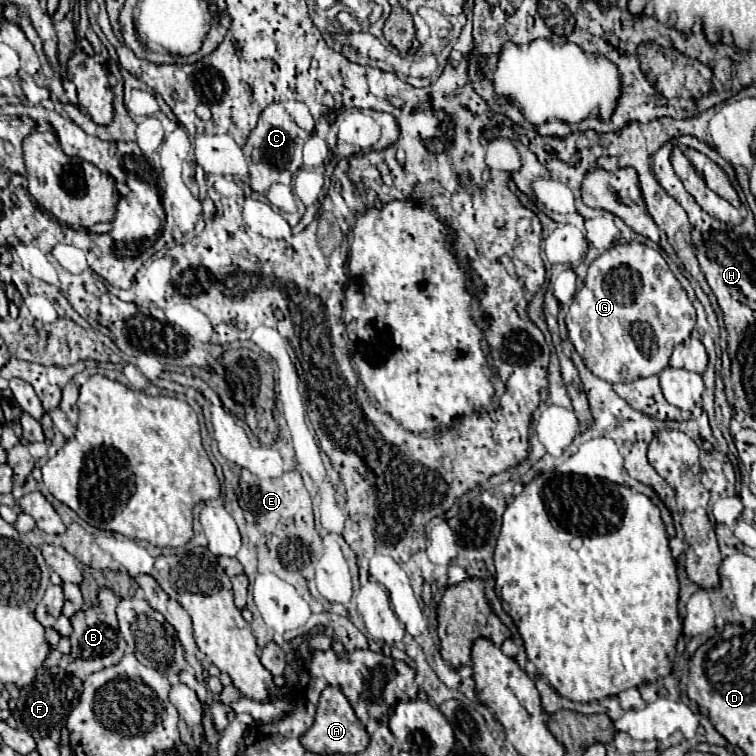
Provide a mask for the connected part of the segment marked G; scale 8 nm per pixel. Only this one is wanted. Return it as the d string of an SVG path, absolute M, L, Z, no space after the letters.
M633 241L611 247L591 263L565 325L569 341L595 377L611 385L633 383L667 367L671 349L687 341L695 327L695 309L661 253Z

